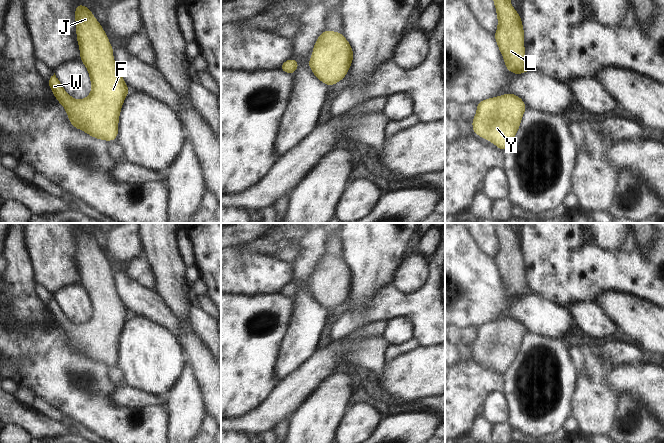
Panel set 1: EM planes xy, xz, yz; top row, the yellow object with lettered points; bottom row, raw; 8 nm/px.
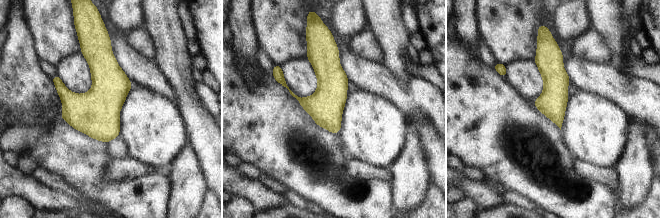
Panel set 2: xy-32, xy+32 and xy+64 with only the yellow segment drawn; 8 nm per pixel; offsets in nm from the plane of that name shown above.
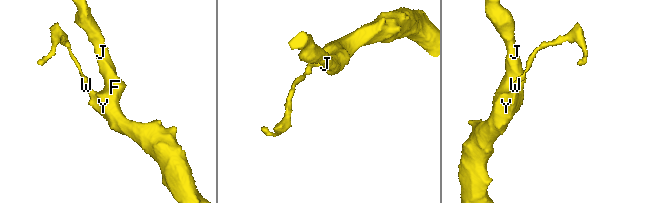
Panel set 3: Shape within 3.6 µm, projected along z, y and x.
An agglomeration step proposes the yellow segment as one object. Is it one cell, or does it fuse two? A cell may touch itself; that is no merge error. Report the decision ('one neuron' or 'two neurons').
one neuron

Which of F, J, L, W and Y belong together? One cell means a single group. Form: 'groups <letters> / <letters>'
groups F J L W Y

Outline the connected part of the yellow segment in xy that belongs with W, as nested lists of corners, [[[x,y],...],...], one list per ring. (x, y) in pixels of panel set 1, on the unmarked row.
[[[79,227],[75,238],[77,263],[81,276],[80,283],[88,292],[92,315],[88,322],[76,325],[65,316],[55,297],[48,304],[48,308],[56,323],[65,331],[69,344],[75,352],[79,352],[95,362],[115,365],[118,356],[118,340],[121,337],[120,331],[130,314],[118,296],[118,291],[114,290],[112,270],[99,246],[91,238],[91,234]]]

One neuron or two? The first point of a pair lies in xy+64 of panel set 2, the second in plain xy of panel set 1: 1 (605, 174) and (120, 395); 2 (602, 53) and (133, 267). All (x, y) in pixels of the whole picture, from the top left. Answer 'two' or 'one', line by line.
1: one
2: one

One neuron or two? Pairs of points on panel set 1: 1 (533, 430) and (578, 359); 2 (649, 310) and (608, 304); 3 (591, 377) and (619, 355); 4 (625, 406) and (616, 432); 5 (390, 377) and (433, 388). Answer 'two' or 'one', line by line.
1: two
2: one
3: two
4: one
5: one

